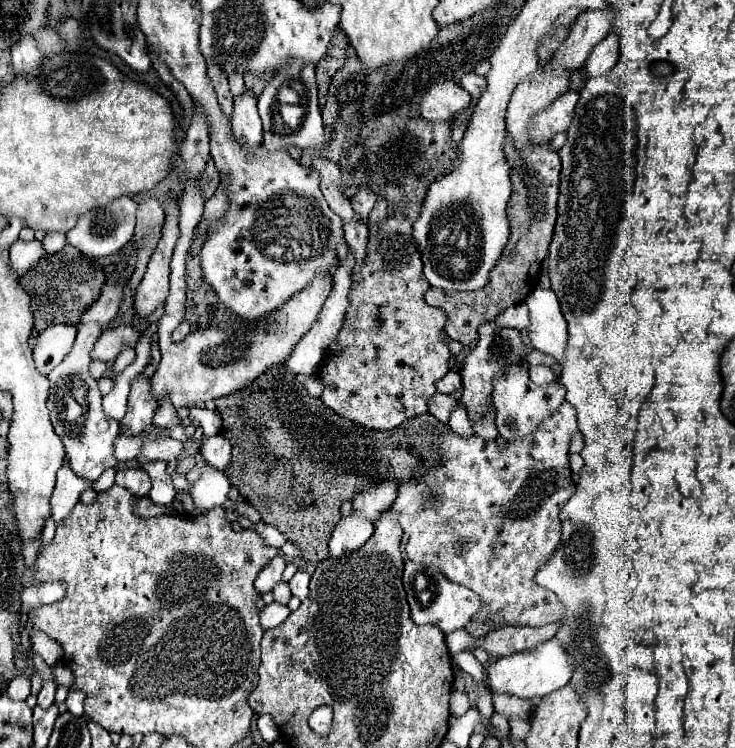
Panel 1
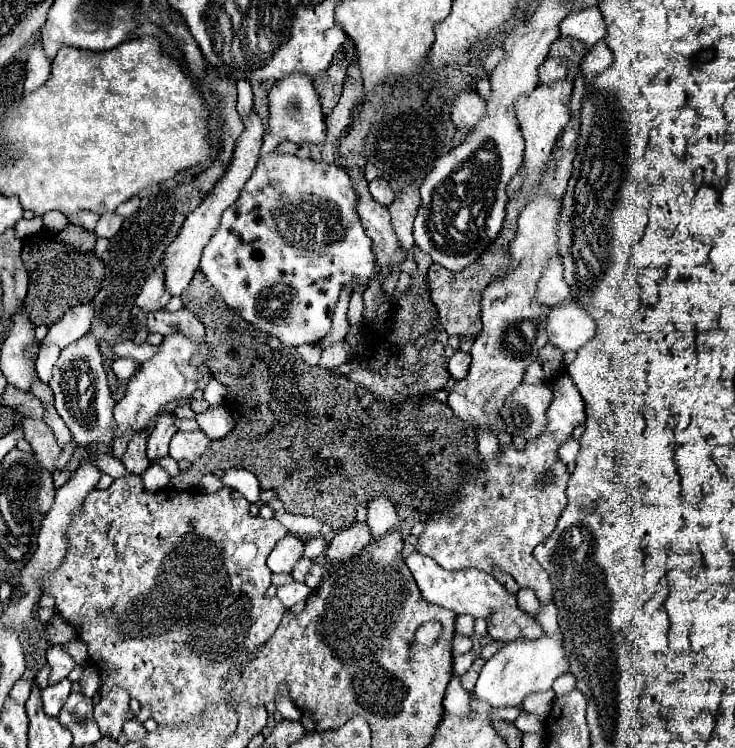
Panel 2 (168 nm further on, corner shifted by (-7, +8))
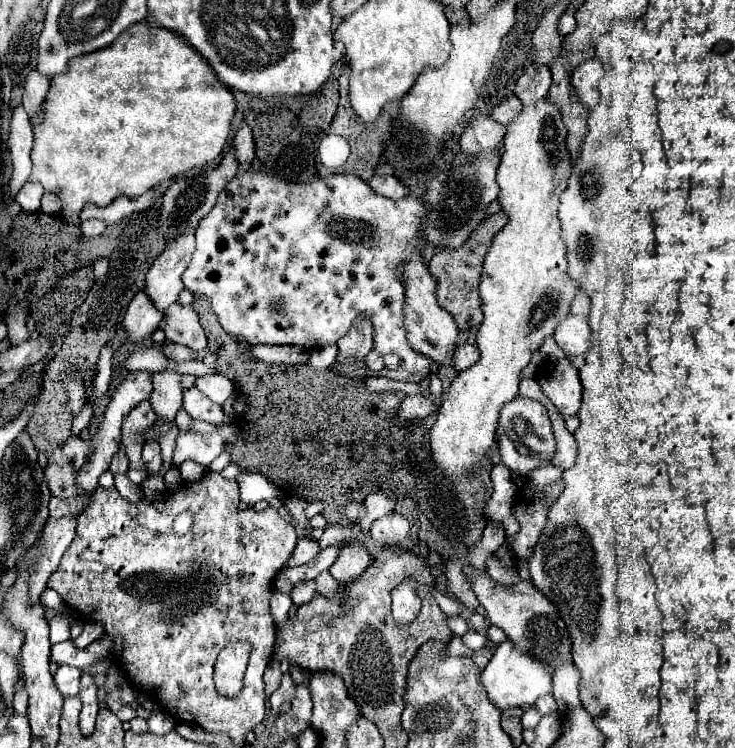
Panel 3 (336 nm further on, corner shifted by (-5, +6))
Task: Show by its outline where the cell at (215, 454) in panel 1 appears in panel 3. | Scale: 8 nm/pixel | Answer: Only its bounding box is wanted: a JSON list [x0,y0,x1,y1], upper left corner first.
[184,386,226,426]

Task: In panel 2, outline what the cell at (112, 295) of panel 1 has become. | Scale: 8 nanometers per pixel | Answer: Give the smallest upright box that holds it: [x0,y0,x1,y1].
[40,302,96,348]

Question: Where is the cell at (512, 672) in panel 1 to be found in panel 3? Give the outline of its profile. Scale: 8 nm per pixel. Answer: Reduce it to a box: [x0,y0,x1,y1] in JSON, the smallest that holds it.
[482,640,552,711]

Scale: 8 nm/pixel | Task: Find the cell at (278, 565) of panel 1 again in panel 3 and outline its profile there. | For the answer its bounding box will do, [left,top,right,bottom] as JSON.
[284,538,320,566]

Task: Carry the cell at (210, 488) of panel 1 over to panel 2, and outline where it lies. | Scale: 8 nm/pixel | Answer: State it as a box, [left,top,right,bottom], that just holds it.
[222,468,260,502]

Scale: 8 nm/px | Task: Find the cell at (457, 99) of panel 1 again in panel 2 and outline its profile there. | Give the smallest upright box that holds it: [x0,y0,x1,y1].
[450,90,486,128]

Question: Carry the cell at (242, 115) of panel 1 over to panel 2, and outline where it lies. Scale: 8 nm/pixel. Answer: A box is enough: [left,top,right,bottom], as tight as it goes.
[164,112,264,296]

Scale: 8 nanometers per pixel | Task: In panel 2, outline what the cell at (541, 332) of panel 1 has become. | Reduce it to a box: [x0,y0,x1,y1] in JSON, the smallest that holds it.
[546,304,594,352]

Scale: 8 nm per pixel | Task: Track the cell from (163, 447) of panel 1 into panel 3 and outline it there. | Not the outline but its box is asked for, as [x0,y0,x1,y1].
[174,426,232,466]

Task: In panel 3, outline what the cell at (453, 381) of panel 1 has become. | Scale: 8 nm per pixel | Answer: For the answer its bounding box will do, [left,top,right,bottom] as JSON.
[454,344,480,372]

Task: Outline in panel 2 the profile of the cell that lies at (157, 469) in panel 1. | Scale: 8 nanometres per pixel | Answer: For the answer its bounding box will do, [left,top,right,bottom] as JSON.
[148,414,176,462]

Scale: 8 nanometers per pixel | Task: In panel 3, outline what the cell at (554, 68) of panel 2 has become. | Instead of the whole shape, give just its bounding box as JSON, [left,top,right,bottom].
[514,64,552,104]

